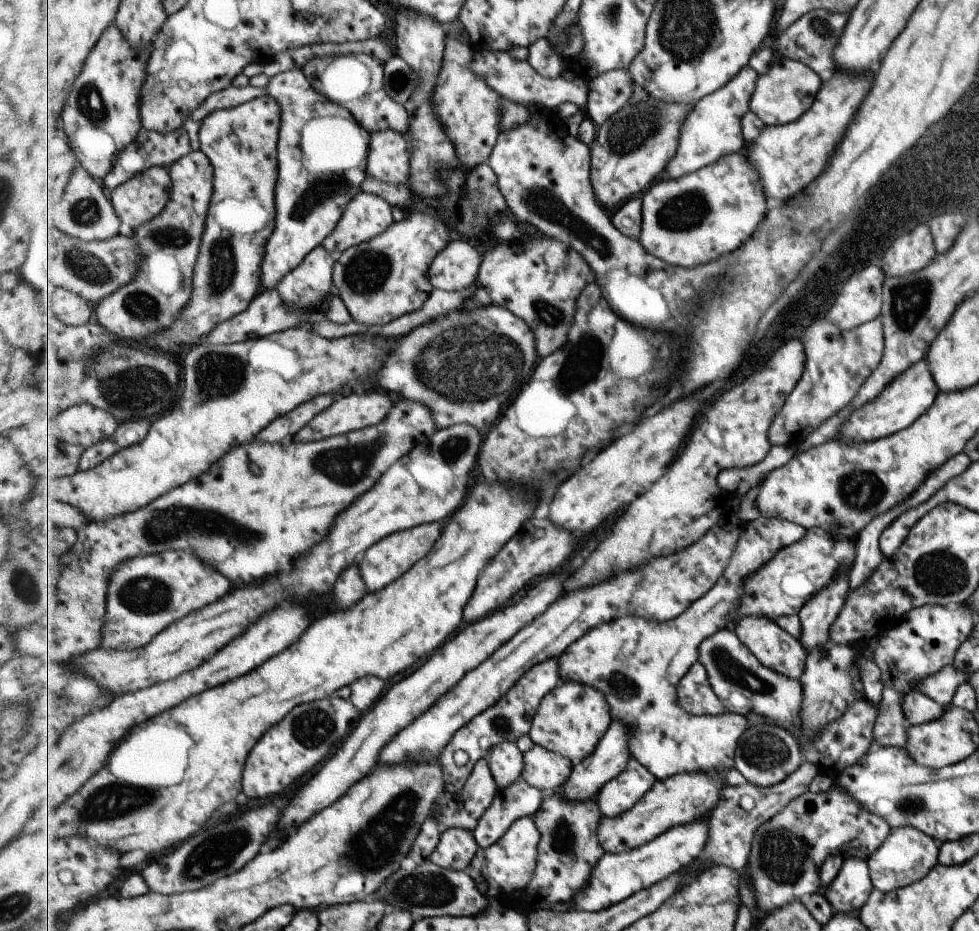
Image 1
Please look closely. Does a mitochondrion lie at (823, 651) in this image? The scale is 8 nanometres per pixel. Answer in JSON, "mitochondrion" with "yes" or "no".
{"mitochondrion":"no"}

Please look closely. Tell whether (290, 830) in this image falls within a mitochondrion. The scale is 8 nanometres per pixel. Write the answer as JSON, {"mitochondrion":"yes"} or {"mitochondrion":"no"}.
{"mitochondrion":"no"}

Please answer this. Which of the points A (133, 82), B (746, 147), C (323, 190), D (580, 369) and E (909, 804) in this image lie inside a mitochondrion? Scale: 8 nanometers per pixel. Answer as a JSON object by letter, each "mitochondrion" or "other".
{"A":"other","B":"other","C":"mitochondrion","D":"mitochondrion","E":"mitochondrion"}

